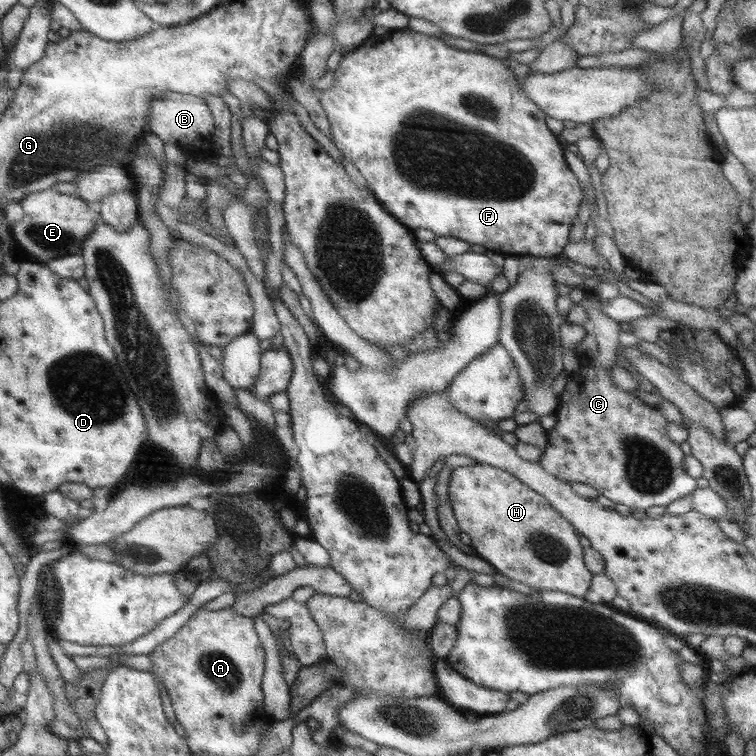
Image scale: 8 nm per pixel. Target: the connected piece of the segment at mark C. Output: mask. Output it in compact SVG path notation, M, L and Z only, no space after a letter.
M590 330L582 342L576 344L580 366L567 377L562 401L557 408L558 422L548 432L548 446L543 449L539 465L564 482L584 482L596 488L616 504L626 504L631 509L647 510L650 506L668 506L676 499L696 490L696 479L684 467L684 451L666 435L666 415L658 406L644 403L633 391L624 391L614 385L608 369L597 367L594 356L598 353L596 335Z

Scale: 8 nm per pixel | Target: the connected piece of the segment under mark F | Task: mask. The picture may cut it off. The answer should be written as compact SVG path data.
M405 28L386 30L383 35L373 34L350 55L341 58L335 74L334 87L320 91L319 95L319 101L332 127L333 138L330 140L340 150L342 156L355 165L364 176L368 190L379 200L384 209L404 226L413 231L428 229L437 236L452 236L470 244L481 244L487 248L487 251L505 255L554 257L563 252L570 238L572 220L578 217L585 194L578 178L566 162L565 149L558 141L558 137L546 125L547 114L542 112L540 107L533 103L519 87L517 77L510 68L506 67L503 59L480 51L461 50L449 46L438 37Z

